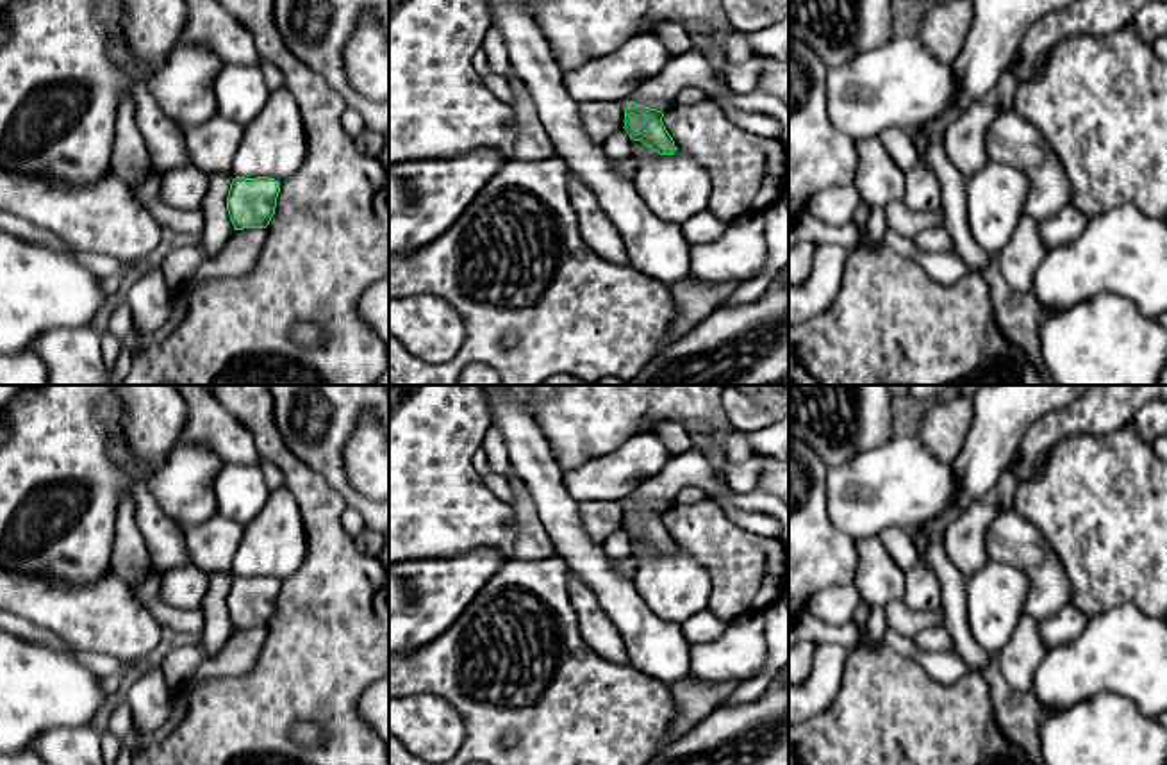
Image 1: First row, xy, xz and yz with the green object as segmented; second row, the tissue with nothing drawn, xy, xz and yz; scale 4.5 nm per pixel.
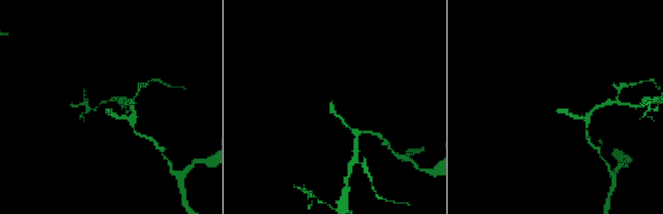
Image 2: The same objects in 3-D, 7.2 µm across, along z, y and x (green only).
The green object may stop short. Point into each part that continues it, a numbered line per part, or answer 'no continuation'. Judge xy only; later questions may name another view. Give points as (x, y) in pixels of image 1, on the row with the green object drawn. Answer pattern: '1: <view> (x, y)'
1: xy (213, 145)

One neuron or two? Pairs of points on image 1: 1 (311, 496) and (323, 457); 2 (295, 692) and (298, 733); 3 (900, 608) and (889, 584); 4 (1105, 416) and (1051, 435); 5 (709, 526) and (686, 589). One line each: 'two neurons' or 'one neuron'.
1: two neurons
2: two neurons
3: two neurons
4: one neuron
5: two neurons

